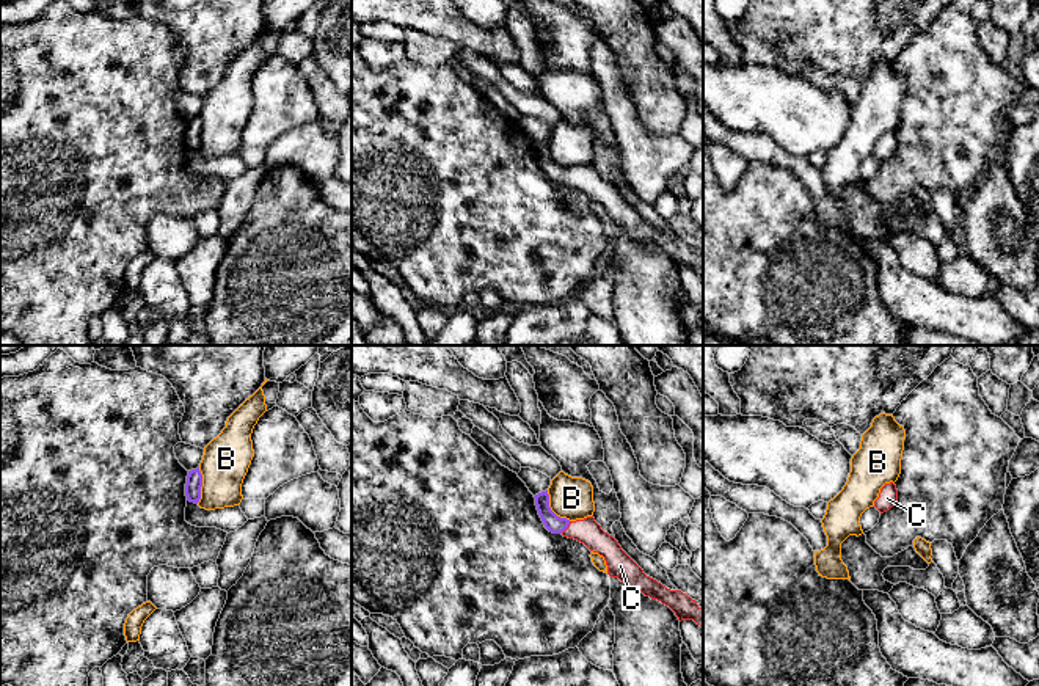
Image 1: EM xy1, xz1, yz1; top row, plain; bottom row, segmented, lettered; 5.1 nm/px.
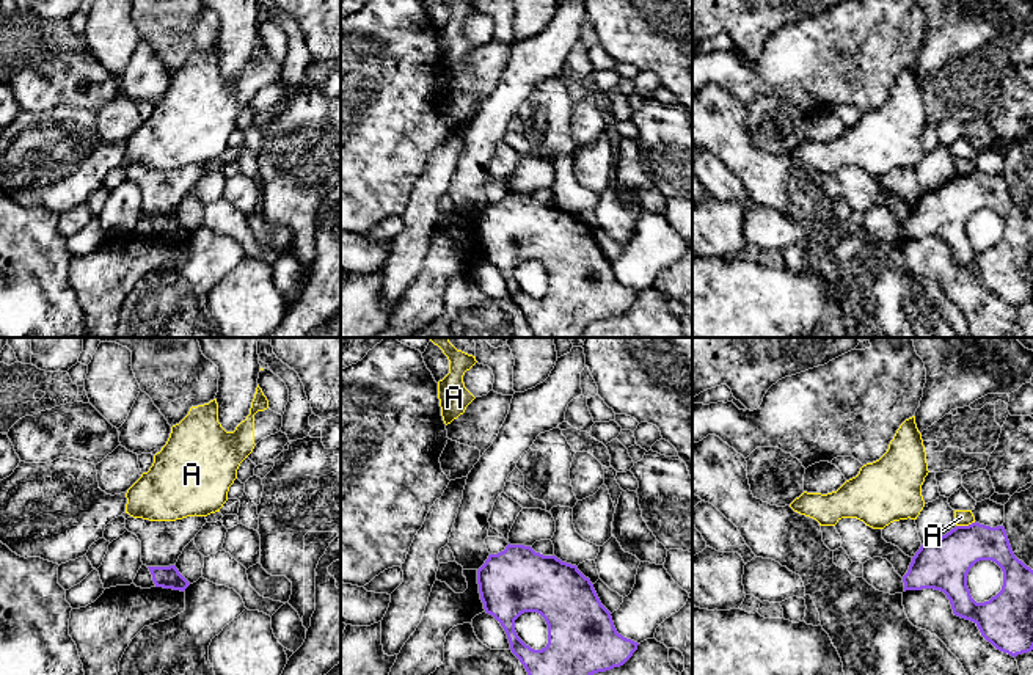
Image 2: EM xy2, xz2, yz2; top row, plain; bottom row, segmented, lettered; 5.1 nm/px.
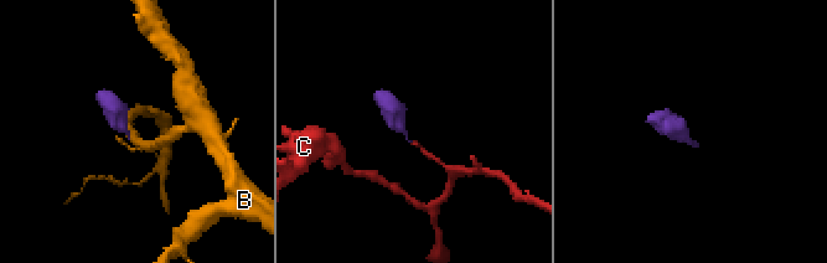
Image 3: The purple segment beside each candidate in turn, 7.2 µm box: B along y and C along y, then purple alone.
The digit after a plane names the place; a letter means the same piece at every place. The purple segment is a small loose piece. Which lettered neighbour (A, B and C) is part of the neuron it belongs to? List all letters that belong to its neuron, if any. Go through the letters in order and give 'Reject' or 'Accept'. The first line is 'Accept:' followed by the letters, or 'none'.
Accept: C
A: Reject
B: Reject
C: Accept

